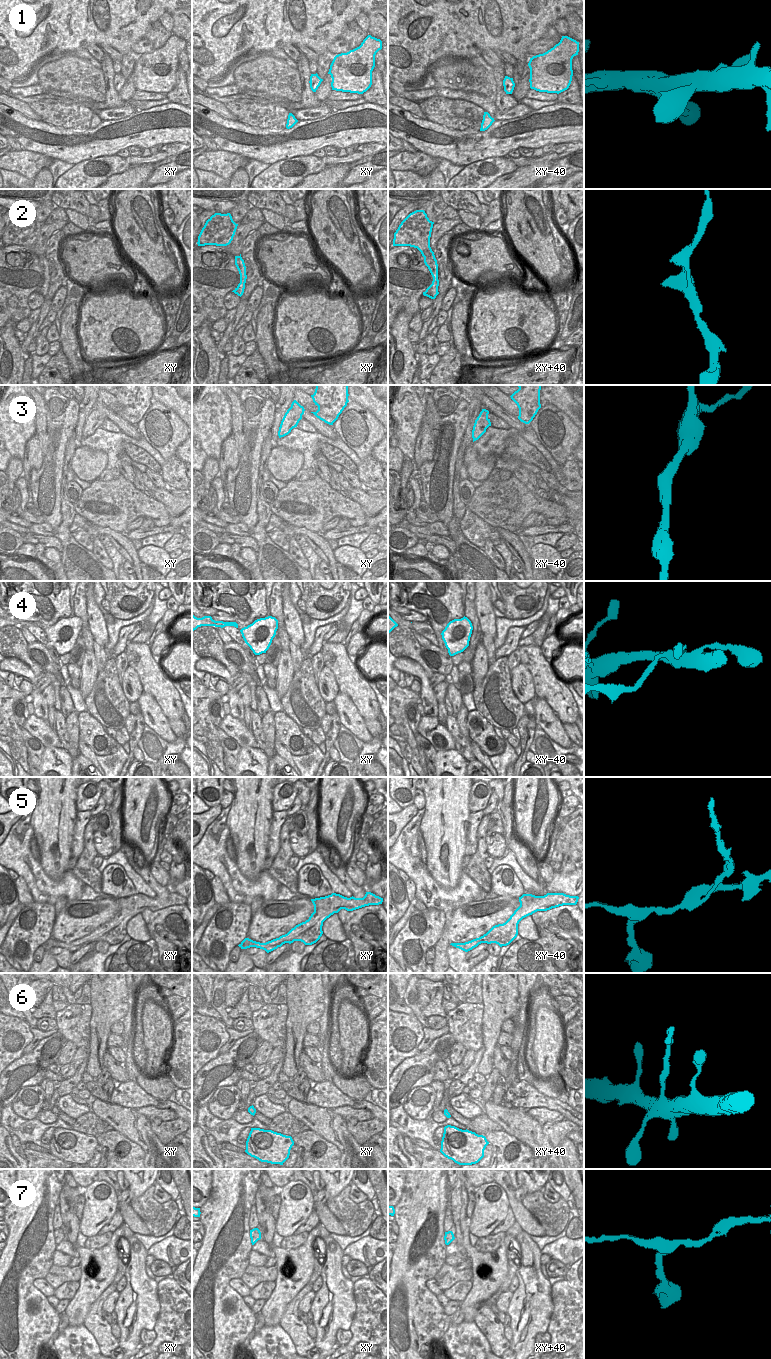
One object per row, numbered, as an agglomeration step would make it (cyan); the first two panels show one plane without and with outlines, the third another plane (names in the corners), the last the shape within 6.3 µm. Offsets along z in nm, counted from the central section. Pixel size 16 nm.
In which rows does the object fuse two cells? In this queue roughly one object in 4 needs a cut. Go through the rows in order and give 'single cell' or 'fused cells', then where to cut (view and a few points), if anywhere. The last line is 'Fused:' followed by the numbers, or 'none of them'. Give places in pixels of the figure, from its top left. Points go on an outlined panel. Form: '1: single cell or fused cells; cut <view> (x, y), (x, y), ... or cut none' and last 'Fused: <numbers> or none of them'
1: single cell; cut none
2: single cell; cut none
3: single cell; cut none
4: single cell; cut none
5: fused cells; cut xy (321, 928), (312, 926), (297, 934), (291, 942)
6: fused cells; cut xy (249, 1111), (254, 1114)
7: single cell; cut none
Fused: 5, 6

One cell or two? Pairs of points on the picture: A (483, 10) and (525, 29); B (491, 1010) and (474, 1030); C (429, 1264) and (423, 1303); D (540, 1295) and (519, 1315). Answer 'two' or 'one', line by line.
A: one
B: two
C: two
D: one

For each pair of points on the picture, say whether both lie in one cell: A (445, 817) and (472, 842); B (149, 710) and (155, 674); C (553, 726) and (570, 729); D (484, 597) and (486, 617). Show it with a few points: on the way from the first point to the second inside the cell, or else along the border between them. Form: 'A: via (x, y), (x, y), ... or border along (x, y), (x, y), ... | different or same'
A: border along (470, 814), (464, 855) | different
B: border along (143, 691), (154, 698), (165, 715) | different
C: border along (562, 724), (567, 736), (572, 741) | different
D: via (484, 602), (485, 612) | same

